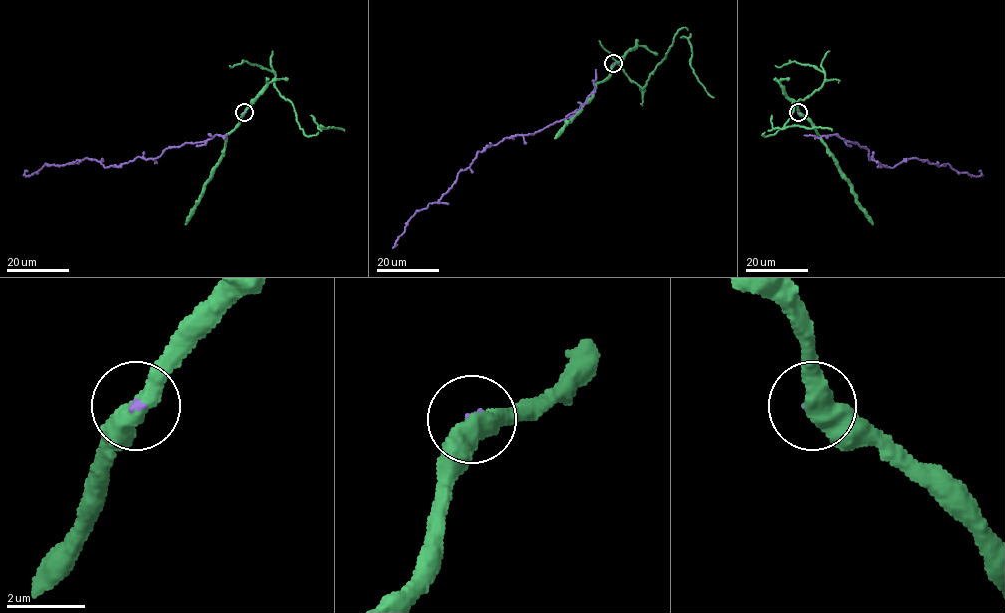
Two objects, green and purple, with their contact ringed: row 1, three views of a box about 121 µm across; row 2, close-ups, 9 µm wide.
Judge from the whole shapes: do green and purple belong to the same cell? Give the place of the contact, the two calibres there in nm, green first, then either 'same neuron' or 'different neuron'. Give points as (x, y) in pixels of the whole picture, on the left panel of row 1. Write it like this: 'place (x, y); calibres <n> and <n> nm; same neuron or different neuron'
place (244, 112); calibres 500 and 70 nm; different neuron

